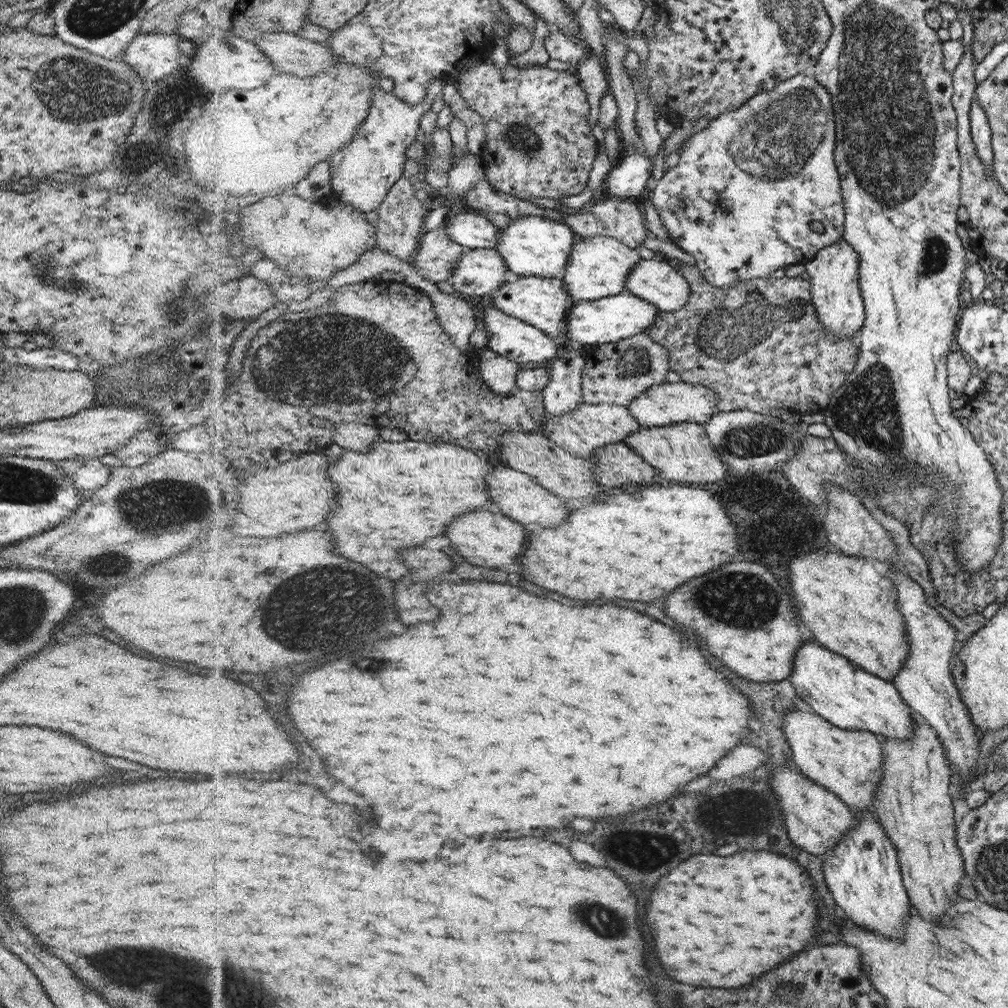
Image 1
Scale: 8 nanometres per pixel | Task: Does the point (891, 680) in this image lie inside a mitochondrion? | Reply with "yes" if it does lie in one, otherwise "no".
no

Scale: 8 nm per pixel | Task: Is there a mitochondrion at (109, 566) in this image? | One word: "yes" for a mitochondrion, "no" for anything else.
yes

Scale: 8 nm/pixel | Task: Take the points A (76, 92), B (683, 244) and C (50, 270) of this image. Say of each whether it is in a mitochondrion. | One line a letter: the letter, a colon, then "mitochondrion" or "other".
A: mitochondrion
B: other
C: mitochondrion

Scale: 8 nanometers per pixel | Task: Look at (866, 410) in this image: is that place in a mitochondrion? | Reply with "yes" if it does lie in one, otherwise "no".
yes

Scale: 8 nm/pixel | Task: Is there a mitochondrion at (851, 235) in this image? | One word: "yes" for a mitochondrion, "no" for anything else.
no

